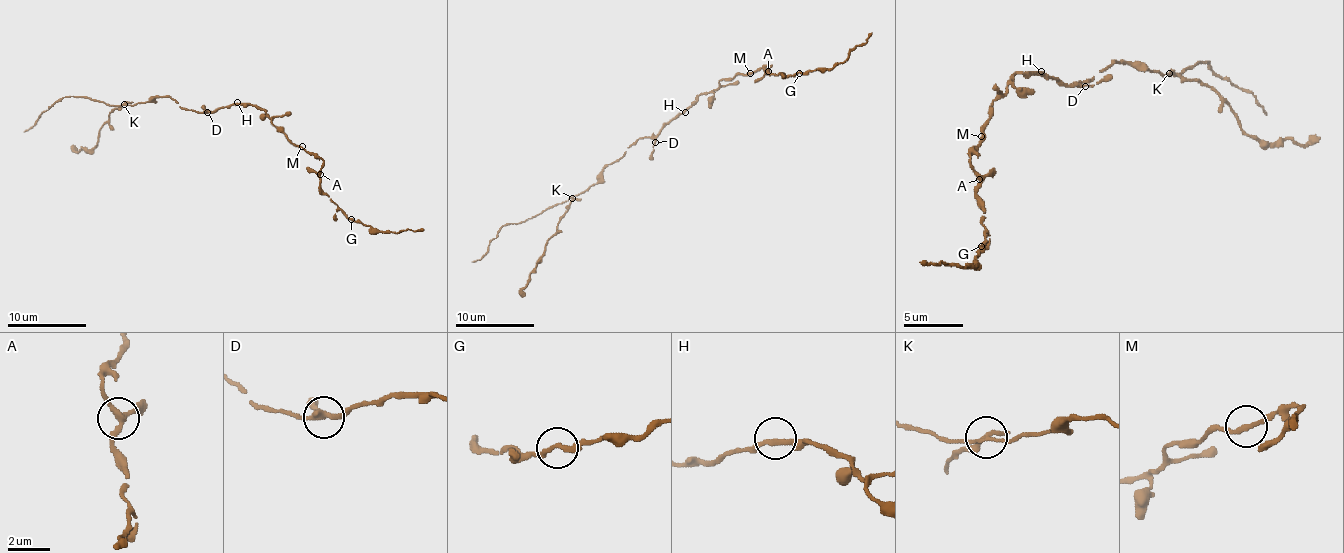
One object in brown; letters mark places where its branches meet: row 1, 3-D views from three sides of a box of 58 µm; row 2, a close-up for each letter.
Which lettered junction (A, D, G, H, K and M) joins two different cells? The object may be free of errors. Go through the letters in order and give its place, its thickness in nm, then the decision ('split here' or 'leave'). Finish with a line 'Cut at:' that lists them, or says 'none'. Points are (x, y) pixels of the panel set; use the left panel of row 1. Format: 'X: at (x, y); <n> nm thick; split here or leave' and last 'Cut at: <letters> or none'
A: at (320, 174); 260 nm thick; leave
D: at (207, 112); 220 nm thick; leave
G: at (351, 219); 200 nm thick; leave
H: at (237, 102); 200 nm thick; leave
K: at (124, 104); 180 nm thick; split here
M: at (302, 146); 200 nm thick; leave
Cut at: K

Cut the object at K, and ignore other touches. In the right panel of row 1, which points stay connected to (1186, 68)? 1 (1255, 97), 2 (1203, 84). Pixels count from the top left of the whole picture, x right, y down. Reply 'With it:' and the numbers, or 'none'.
With it: 1

